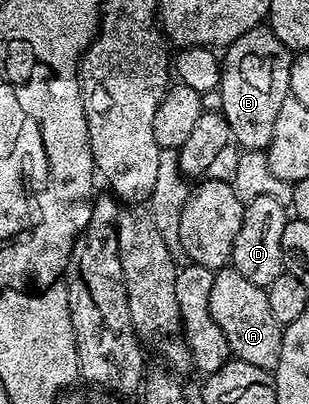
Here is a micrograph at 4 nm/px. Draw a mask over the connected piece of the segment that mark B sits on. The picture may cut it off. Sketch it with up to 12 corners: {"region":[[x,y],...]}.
{"region":[[271,25],[223,54],[218,109],[241,151],[267,151],[293,51]]}

